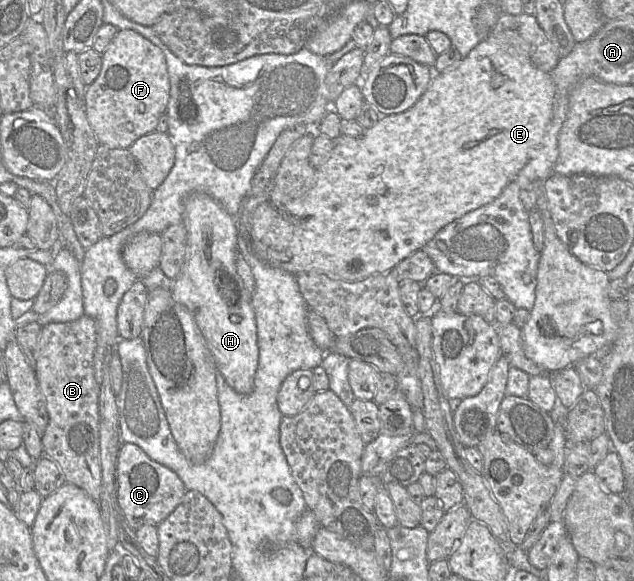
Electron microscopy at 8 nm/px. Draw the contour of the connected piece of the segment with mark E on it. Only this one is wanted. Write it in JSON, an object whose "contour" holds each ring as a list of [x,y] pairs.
{"contour":[[[486,37],[453,68],[442,73],[434,73],[426,91],[410,109],[398,114],[381,116],[378,122],[366,129],[361,137],[341,134],[338,139],[334,139],[331,155],[316,168],[314,186],[302,197],[292,199],[273,186],[262,193],[254,195],[249,193],[236,216],[238,233],[240,232],[240,236],[247,239],[251,252],[258,259],[293,275],[312,271],[325,274],[334,280],[356,282],[376,274],[386,273],[414,252],[422,250],[444,226],[468,212],[491,203],[499,197],[510,182],[516,180],[520,171],[532,158],[533,151],[540,145],[550,125],[555,94],[556,86],[551,73],[536,68],[527,57],[520,55],[512,46]]]}

